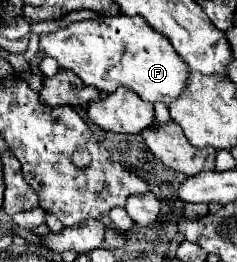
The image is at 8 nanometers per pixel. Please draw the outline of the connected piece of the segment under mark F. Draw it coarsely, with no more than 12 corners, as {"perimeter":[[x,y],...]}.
{"perimeter":[[141,16],[83,20],[39,50],[101,92],[171,104],[189,68]]}

